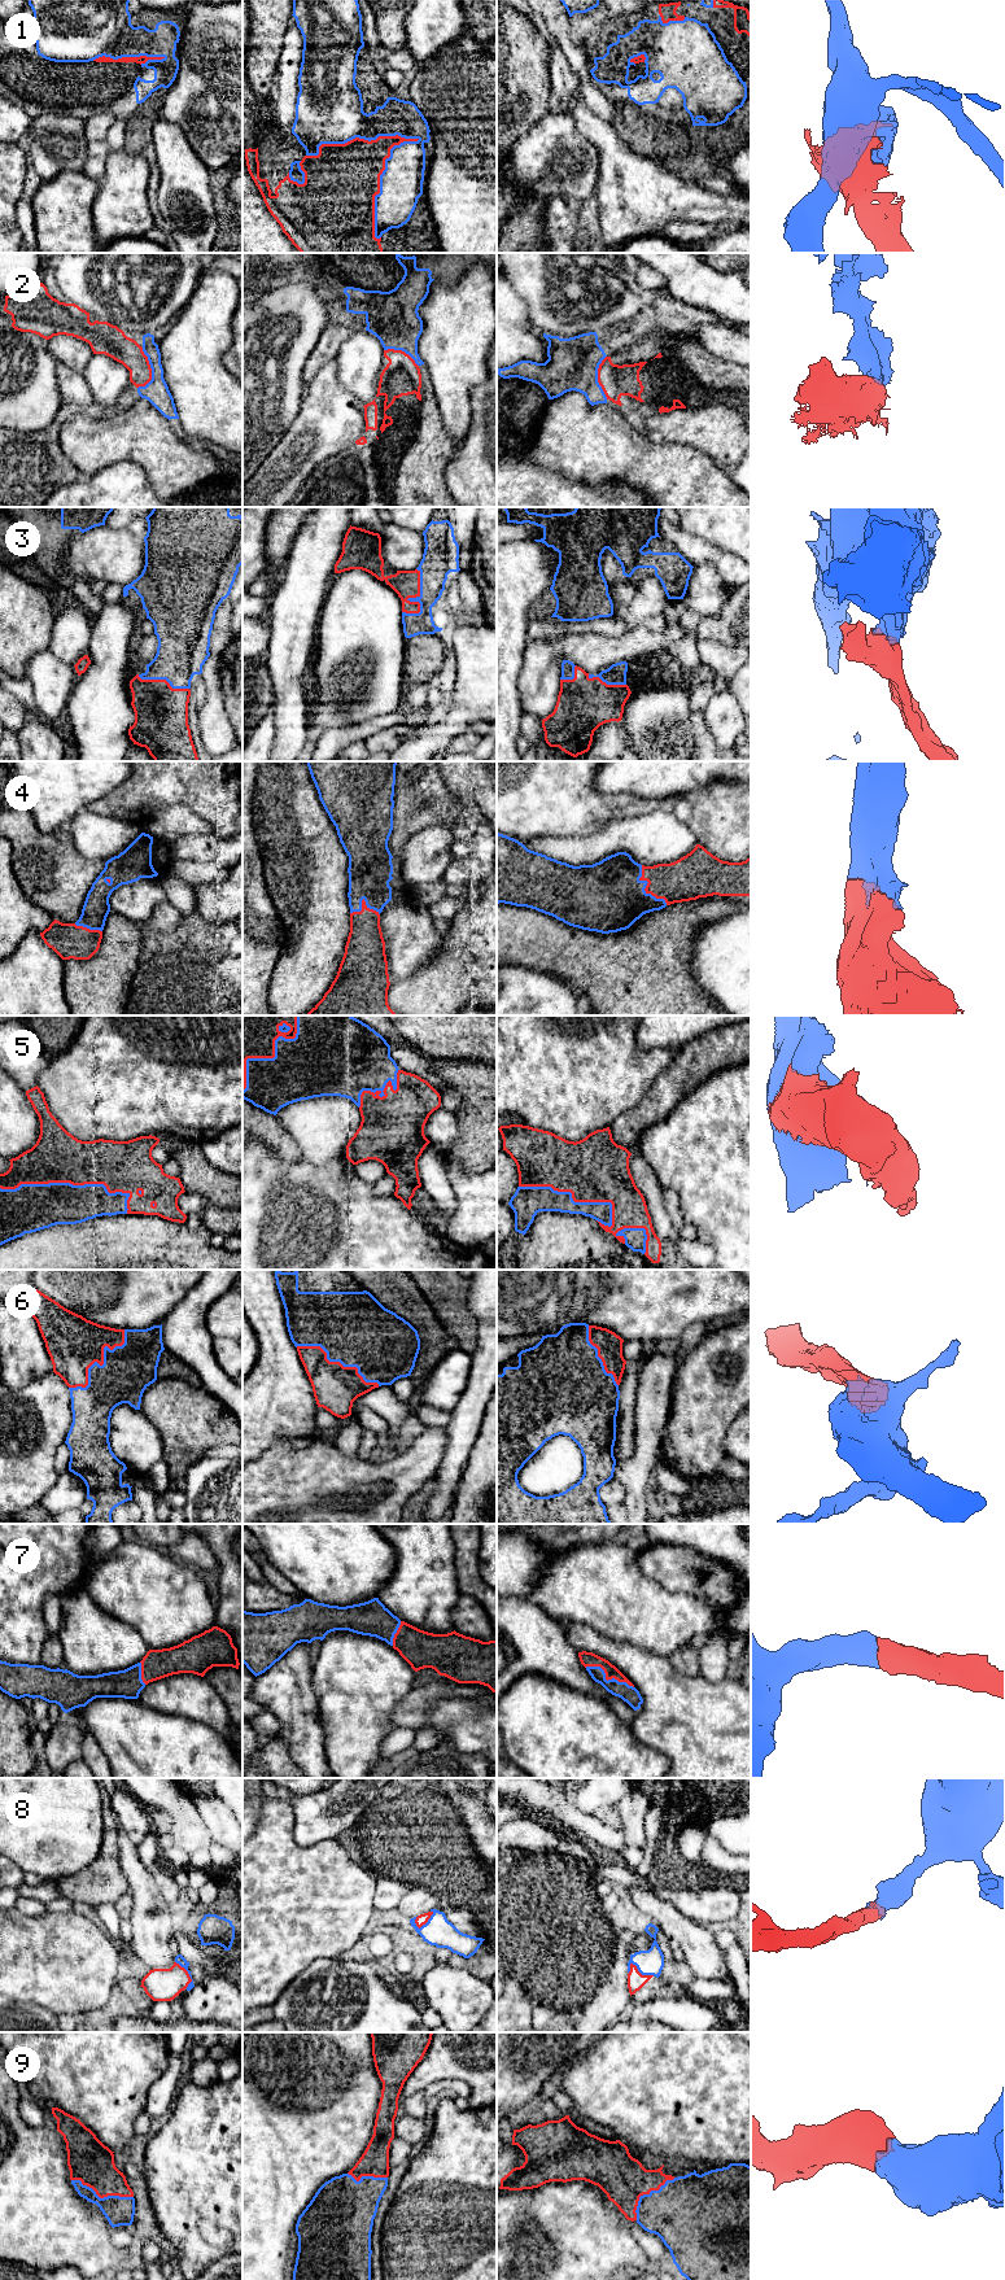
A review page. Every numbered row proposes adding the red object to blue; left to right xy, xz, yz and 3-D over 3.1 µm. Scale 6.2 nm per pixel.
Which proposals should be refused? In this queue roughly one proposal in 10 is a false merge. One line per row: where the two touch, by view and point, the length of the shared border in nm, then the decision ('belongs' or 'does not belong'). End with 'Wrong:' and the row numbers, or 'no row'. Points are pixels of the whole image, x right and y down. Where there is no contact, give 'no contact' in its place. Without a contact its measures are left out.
1: meets blue in xz at (393, 147); contact 700 nm long; does not belong
2: meets blue in xy at (152, 370); contact 260 nm long; belongs
3: meets blue in xz at (411, 598); contact 300 nm long; belongs
4: meets blue in yz at (645, 887); contact 300 nm long; belongs
5: meets blue in xy at (71, 1184); contact 800 nm long; belongs
6: meets blue in xy at (104, 1363); contact 500 nm long; belongs
7: meets blue in yz at (606, 1680); contact 340 nm long; belongs
8: meets blue in yz at (641, 1973); contact 180 nm long; belongs
9: meets blue in xy at (104, 2197); contact 400 nm long; belongs
Wrong: 1

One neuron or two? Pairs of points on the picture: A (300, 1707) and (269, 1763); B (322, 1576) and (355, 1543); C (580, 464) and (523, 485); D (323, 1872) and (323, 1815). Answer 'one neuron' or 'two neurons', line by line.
A: two neurons
B: one neuron
C: two neurons
D: two neurons

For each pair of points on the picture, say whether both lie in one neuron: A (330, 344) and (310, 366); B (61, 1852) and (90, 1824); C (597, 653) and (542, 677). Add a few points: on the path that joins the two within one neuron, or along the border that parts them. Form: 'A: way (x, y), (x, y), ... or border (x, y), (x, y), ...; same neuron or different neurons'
A: way (326, 349), (315, 361); same neuron
B: way (68, 1846), (83, 1830); same neuron
C: way (581, 651), (559, 651), (549, 662); same neuron

